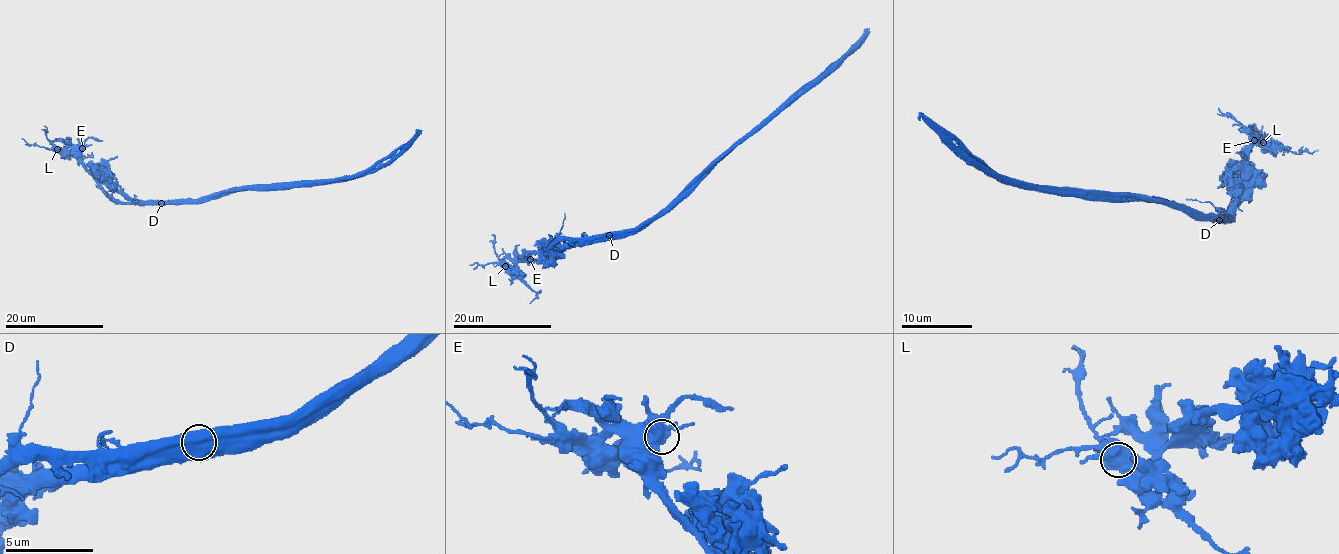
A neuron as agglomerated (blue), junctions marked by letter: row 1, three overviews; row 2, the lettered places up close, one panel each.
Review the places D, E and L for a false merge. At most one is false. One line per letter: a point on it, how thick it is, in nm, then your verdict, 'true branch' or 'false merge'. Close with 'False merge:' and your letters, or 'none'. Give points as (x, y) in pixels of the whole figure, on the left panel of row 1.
D: place (161, 203); calibre 750 nm; false merge
E: place (82, 148); calibre 700 nm; true branch
L: place (57, 149); calibre 750 nm; true branch
False merge: D

